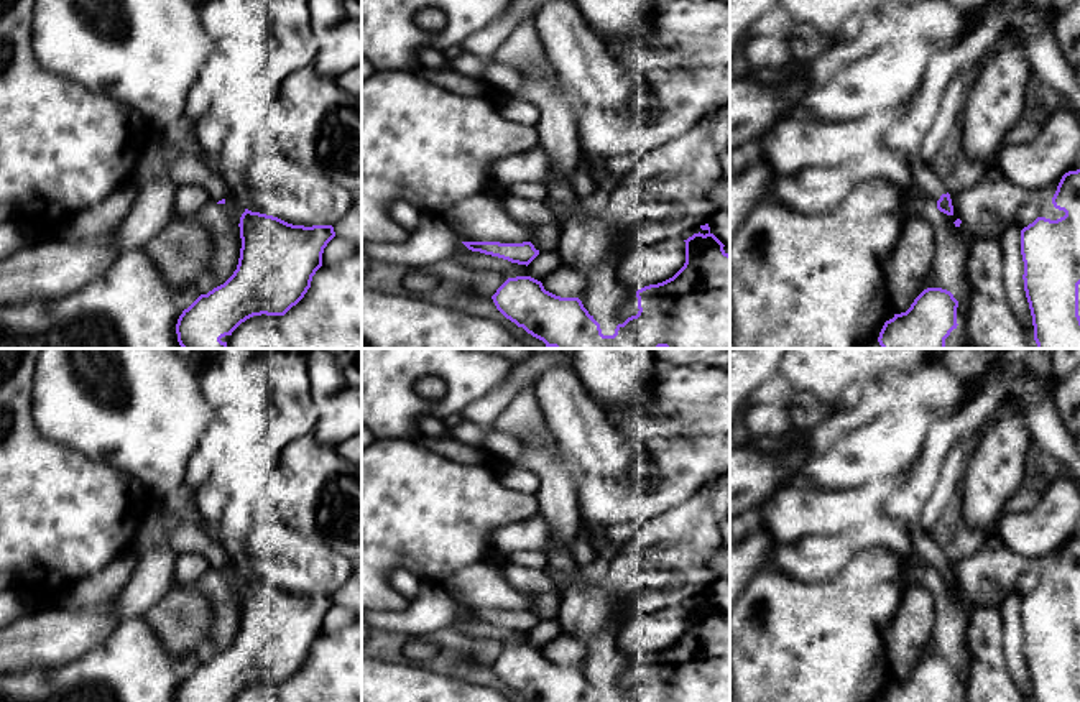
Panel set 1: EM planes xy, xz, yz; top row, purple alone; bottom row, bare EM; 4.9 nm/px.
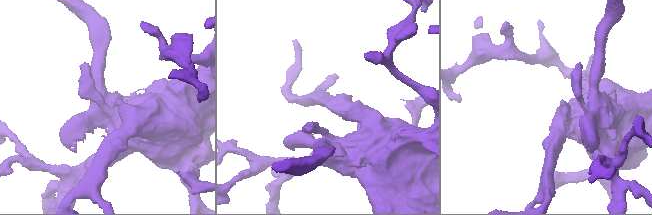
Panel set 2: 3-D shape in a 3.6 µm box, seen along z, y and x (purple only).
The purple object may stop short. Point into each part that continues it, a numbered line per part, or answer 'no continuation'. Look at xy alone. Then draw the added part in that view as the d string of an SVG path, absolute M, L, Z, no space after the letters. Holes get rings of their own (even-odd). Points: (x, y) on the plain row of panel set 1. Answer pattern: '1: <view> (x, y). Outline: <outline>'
1: xy (163, 526). Outline: M164 501L153 506L141 521L132 543L130 554L140 559L141 554L166 546L178 556L196 552L204 556L212 570L230 564L230 557L214 534L179 516L181 501Z

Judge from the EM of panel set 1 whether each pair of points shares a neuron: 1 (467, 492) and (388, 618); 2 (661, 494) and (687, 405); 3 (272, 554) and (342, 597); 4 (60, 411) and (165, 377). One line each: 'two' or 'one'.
1: two
2: one
3: two
4: one

